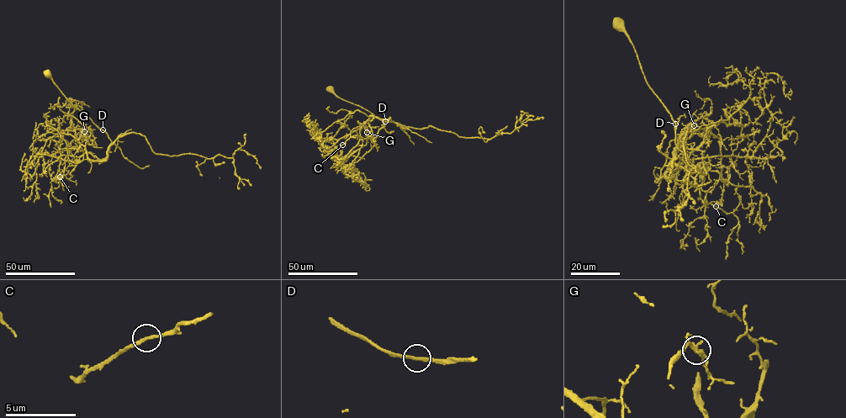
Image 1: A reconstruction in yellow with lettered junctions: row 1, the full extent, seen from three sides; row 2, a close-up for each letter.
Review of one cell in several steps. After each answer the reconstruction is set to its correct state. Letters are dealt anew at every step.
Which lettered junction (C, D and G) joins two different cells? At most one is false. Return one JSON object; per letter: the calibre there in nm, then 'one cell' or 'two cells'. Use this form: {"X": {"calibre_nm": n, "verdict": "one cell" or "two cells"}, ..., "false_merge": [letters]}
{"C": {"calibre_nm": 200, "verdict": "one cell"}, "D": {"calibre_nm": 220, "verdict": "one cell"}, "G": {"calibre_nm": 220, "verdict": "one cell"}, "false_merge": []}

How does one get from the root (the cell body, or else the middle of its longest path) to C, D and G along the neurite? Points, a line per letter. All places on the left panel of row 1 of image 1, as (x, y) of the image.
C: (47, 73), (64, 96), (103, 129), (111, 141), (108, 156), (101, 162), (87, 152), (70, 172), (60, 177)
D: (47, 73), (64, 96), (103, 129)
G: (47, 73), (64, 96), (108, 134), (111, 144), (103, 161), (87, 157), (79, 141), (84, 131)

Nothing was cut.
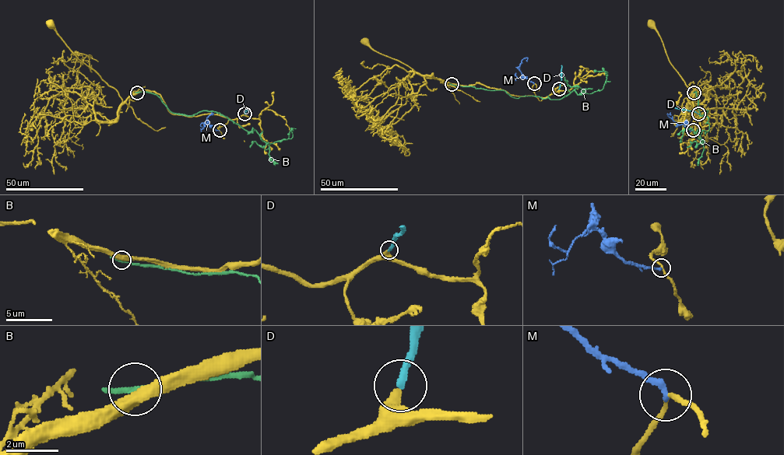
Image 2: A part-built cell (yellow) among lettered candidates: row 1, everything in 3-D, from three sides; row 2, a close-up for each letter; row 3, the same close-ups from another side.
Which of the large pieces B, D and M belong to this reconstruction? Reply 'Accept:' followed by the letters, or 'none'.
Accept: D

